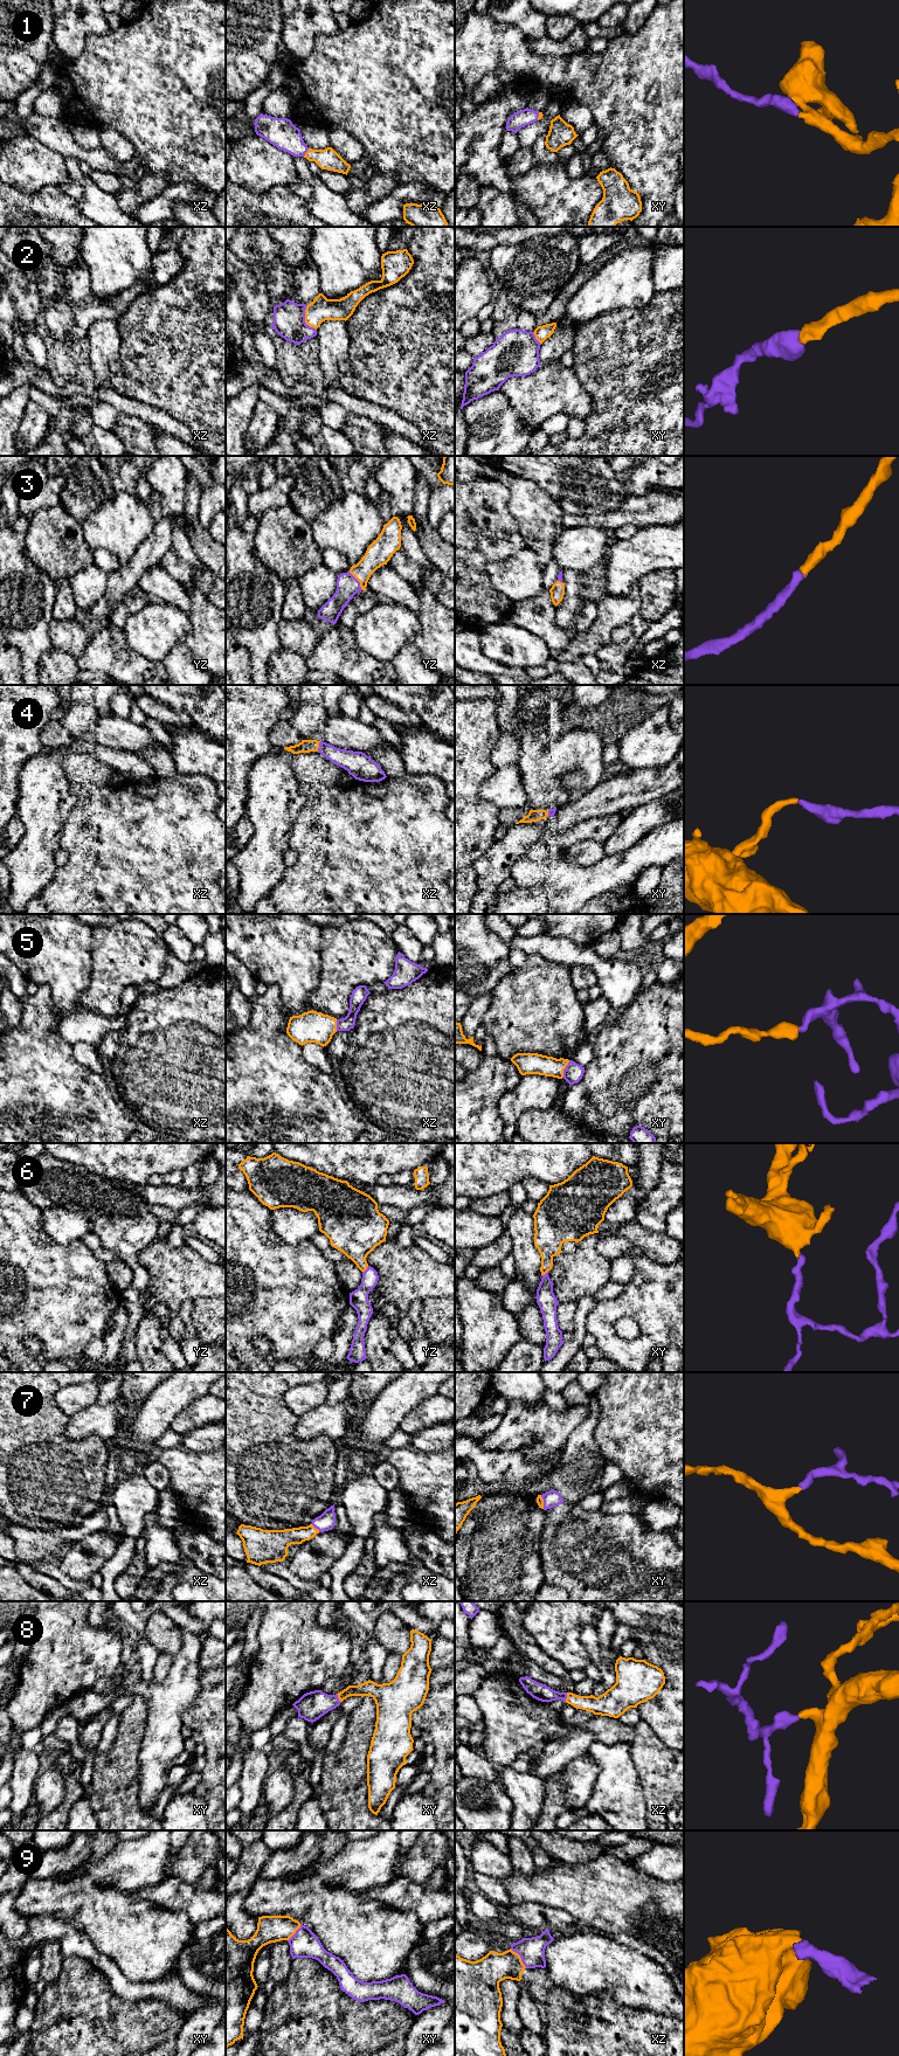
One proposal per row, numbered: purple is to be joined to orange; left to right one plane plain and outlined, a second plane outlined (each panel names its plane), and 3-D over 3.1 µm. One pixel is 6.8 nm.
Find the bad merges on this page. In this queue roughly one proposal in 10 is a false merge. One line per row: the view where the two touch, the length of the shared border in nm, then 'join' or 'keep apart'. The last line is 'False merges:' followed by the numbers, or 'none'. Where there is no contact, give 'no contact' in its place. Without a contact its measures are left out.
1: xz | 70 nm | join
2: xz | 190 nm | join
3: yz | 160 nm | join
4: xz | 70 nm | join
5: xy | 130 nm | join
6: xy | 70 nm | join
7: xz | 90 nm | join
8: xz | 70 nm | join
9: xz | 170 nm | join
False merges: none

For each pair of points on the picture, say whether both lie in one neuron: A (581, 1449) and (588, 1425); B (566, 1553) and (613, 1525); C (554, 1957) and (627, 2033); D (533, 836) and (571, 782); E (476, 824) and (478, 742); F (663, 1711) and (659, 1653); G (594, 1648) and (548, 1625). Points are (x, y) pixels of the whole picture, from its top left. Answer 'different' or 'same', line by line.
A: same
B: same
C: different
D: different
E: same
F: same
G: different

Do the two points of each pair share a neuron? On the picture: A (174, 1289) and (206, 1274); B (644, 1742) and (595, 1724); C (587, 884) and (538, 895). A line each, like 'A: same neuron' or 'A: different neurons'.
A: same neuron
B: different neurons
C: different neurons

